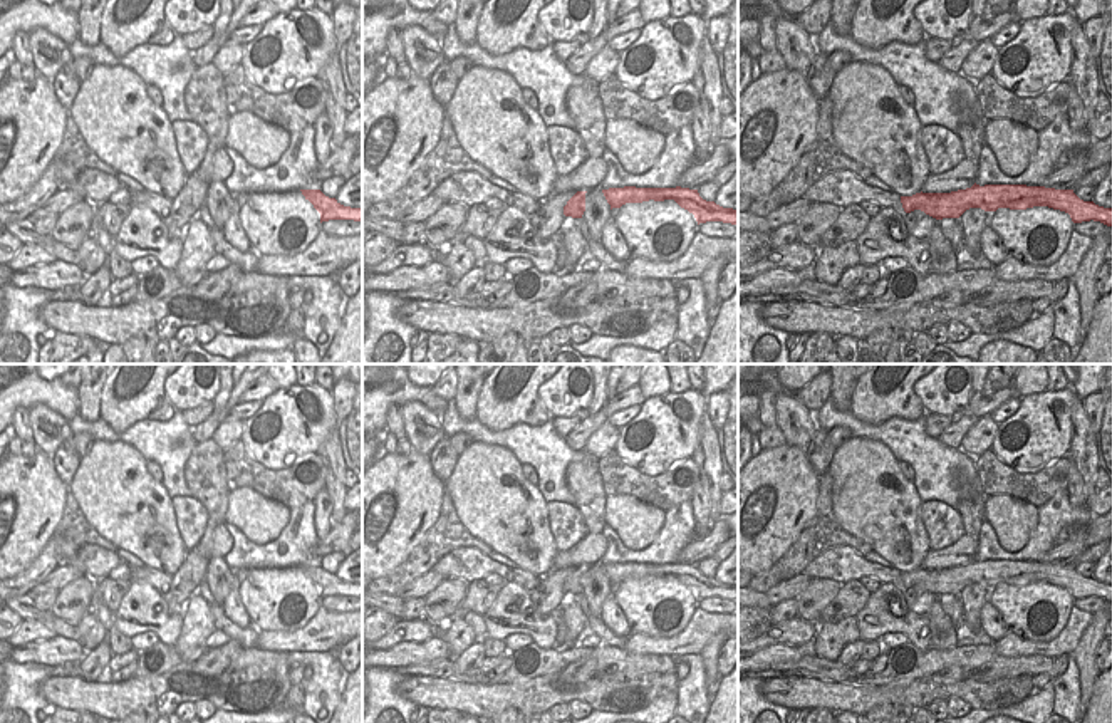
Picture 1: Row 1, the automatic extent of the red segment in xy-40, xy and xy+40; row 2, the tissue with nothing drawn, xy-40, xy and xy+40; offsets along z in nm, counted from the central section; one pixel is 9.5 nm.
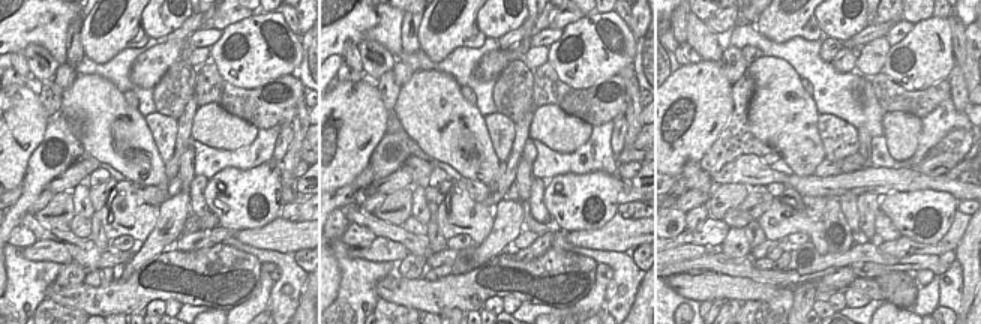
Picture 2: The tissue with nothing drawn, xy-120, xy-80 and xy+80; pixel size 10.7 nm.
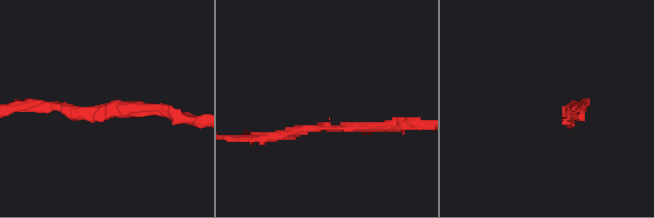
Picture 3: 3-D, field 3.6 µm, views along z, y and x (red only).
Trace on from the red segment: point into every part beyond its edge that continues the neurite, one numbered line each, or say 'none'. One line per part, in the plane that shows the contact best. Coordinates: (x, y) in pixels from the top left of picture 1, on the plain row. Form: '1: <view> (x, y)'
none

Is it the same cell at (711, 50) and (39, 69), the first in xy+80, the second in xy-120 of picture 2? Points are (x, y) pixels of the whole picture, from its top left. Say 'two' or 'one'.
one

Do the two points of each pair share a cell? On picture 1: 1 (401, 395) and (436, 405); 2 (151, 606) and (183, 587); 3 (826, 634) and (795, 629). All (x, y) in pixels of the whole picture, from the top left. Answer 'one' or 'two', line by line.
1: one
2: two
3: two

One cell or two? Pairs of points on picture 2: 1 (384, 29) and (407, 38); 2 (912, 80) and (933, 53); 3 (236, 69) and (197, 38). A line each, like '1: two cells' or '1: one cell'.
1: two cells
2: one cell
3: two cells

